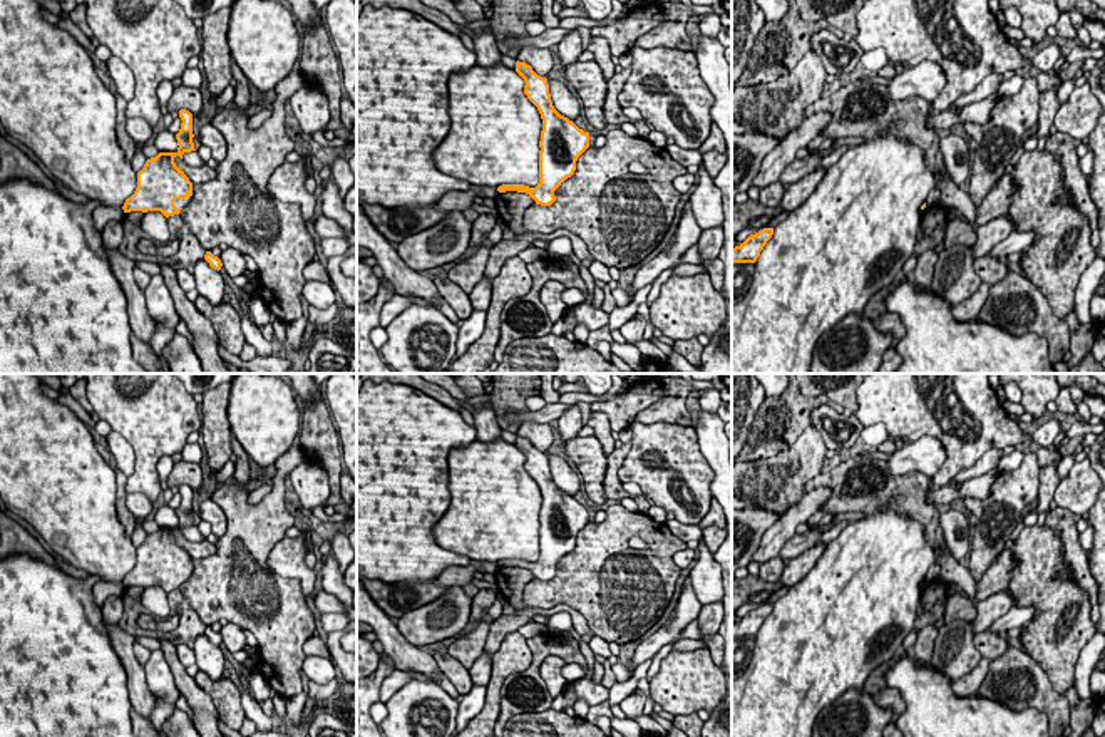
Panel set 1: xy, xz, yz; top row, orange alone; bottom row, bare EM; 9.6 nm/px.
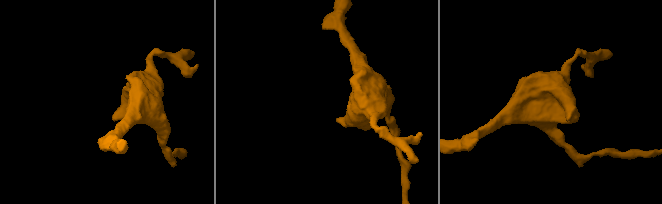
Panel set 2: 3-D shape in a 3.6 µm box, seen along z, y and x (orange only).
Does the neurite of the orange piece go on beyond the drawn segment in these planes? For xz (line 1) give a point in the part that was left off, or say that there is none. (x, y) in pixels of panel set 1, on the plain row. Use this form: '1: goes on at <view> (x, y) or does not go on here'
1: does not go on here

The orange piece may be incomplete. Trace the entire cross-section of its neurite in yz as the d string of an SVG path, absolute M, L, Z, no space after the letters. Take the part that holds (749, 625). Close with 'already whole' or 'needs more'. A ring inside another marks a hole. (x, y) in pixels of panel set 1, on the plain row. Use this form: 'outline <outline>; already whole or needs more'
outline M763 603L758 608L750 610L743 618L732 625L732 640L755 638L772 610L774 603Z; already whole

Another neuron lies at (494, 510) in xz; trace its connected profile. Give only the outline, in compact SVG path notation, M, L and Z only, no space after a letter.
M502 437L452 447L450 506L432 528L437 544L475 561L536 563L542 494L524 461Z

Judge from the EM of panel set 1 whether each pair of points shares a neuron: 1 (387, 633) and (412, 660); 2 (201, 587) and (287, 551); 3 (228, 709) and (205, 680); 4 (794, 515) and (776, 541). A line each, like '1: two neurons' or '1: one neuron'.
1: one neuron
2: two neurons
3: one neuron
4: one neuron

